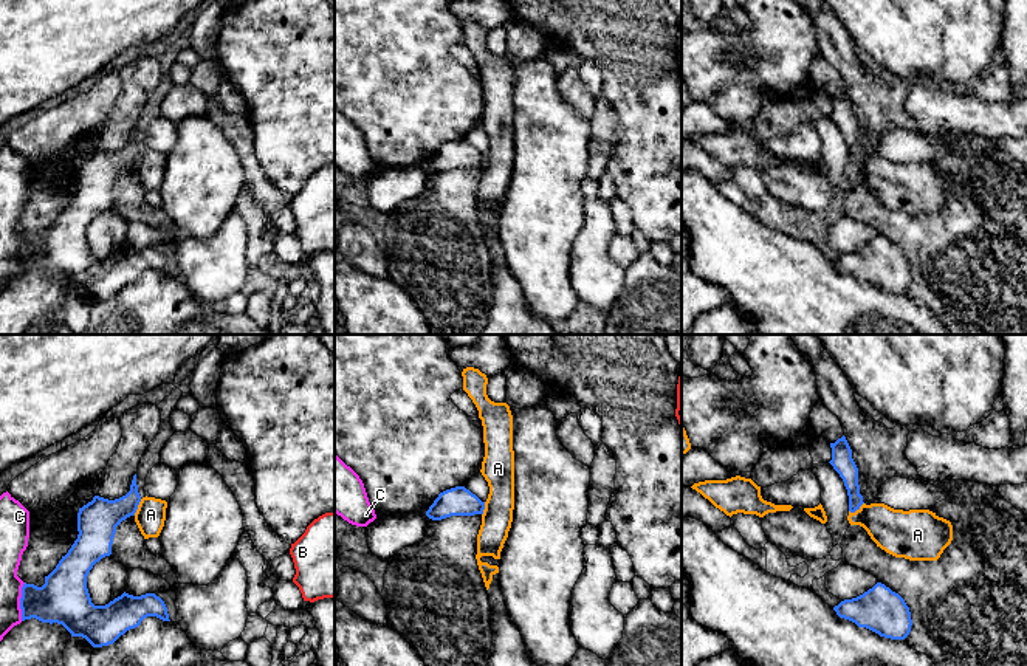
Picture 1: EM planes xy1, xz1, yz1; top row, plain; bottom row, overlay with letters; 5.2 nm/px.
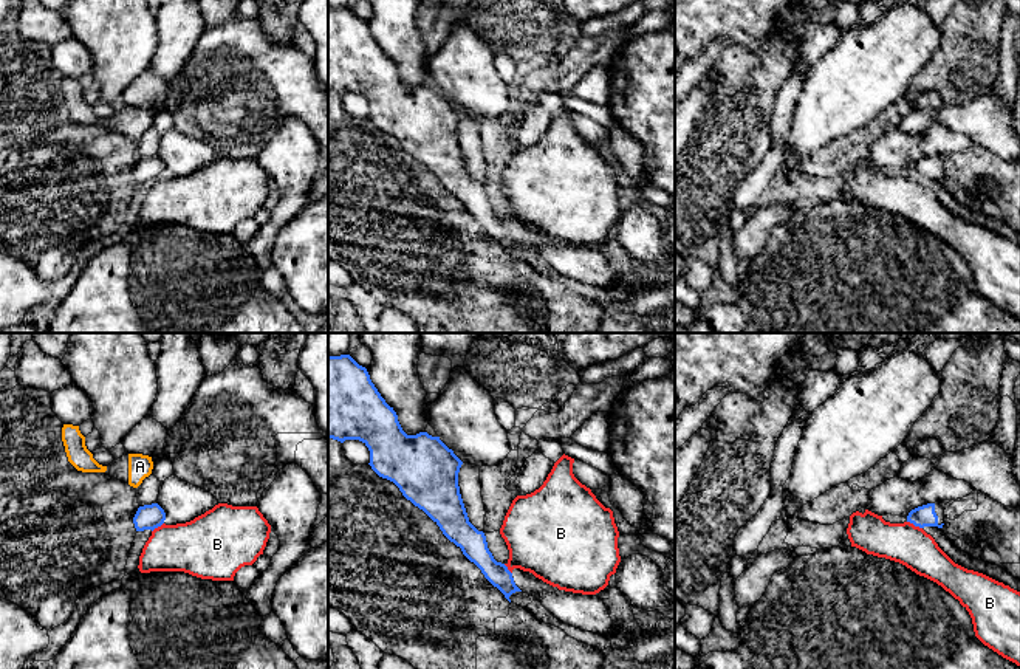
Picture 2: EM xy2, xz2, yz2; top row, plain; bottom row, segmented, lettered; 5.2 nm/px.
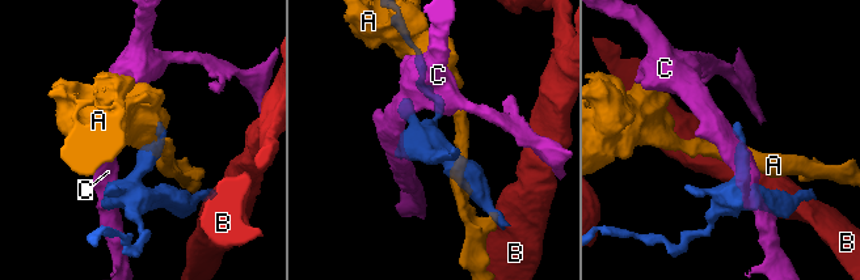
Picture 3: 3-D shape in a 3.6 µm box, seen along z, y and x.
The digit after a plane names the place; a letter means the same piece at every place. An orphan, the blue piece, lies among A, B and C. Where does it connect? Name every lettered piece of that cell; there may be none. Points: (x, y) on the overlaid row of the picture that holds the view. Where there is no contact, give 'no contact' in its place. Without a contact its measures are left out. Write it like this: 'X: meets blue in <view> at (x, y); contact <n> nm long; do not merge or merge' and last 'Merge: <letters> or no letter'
A: meets blue in xy1 at (137, 507); contact 100 nm long; do not merge
B: meets blue in yz2 at (915, 525); contact 90 nm long; do not merge
C: meets blue in xy1 at (20, 601); contact 200 nm long; do not merge
Merge: no letter

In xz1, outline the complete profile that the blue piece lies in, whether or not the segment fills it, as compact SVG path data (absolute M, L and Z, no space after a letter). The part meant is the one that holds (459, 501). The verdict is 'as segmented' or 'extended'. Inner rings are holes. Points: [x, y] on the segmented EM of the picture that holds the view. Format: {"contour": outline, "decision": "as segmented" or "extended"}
{"contour": "M455 486L438 494L426 511L432 520L441 520L451 516L483 514L485 502L465 486Z", "decision": "as segmented"}

